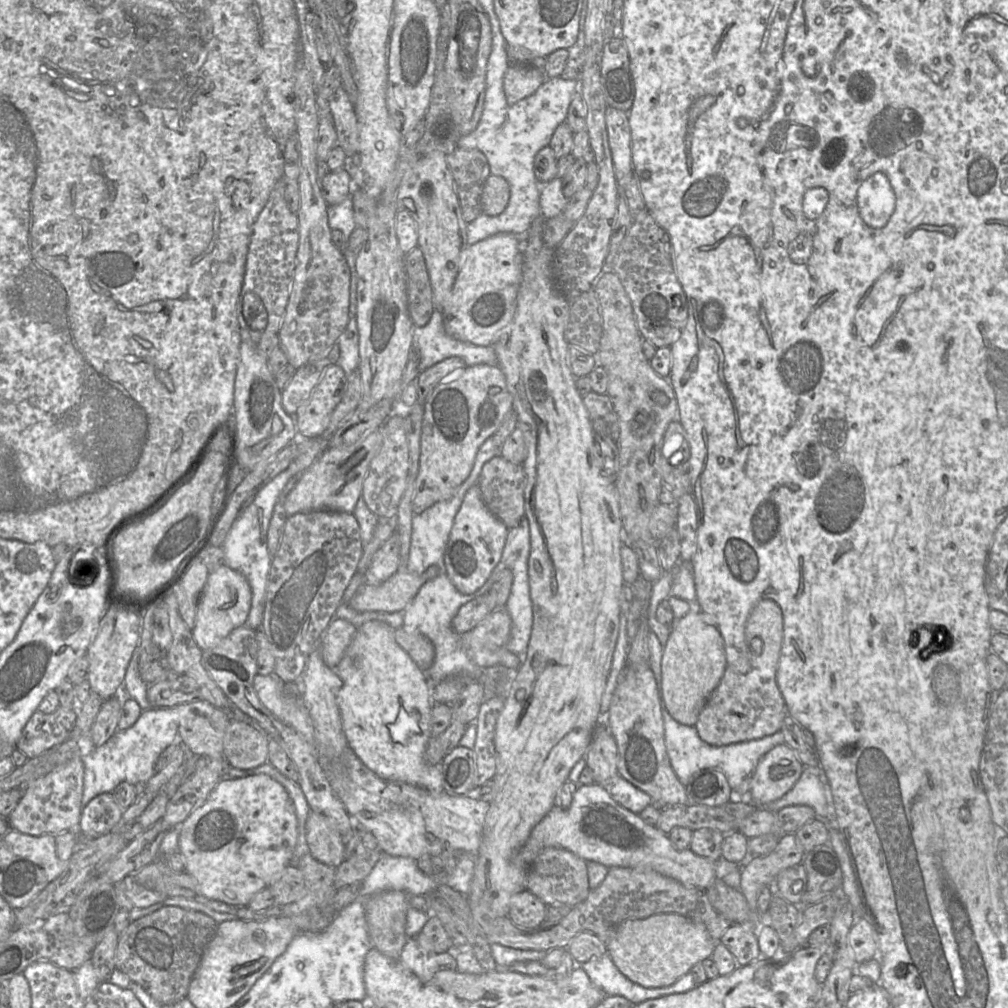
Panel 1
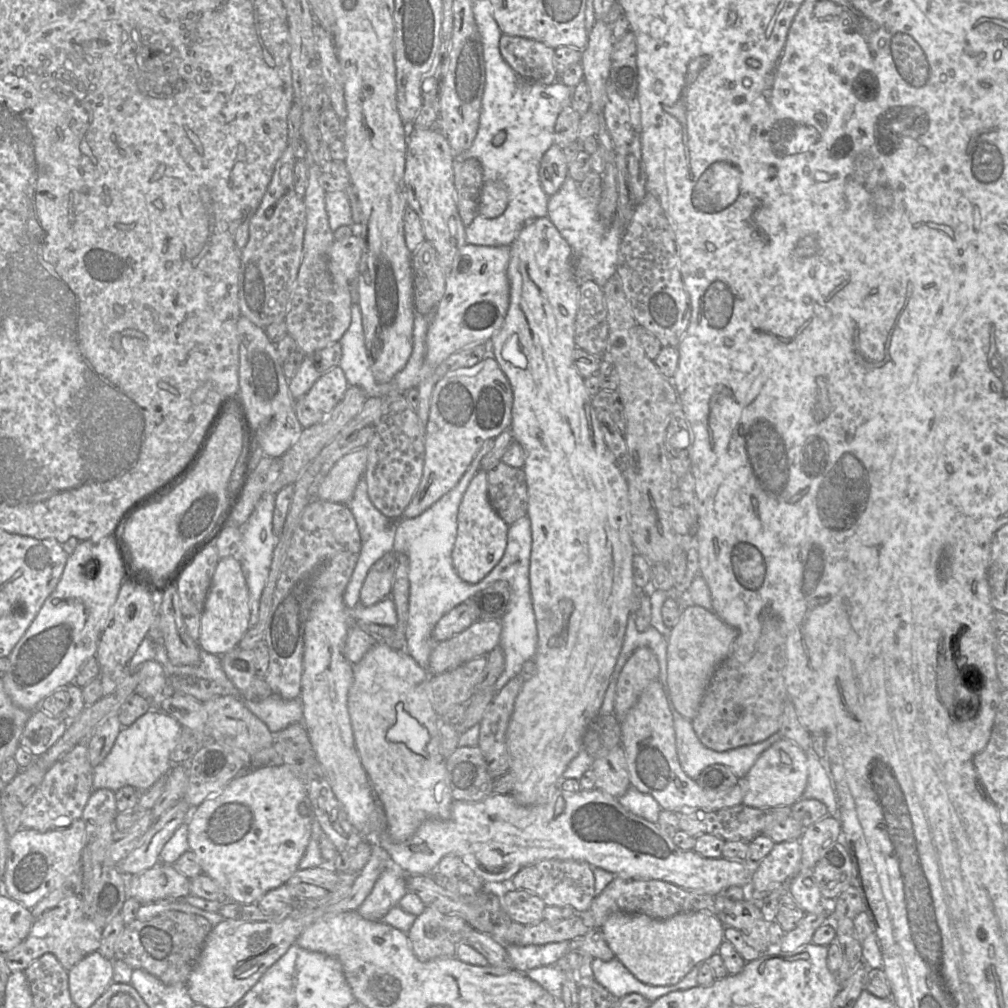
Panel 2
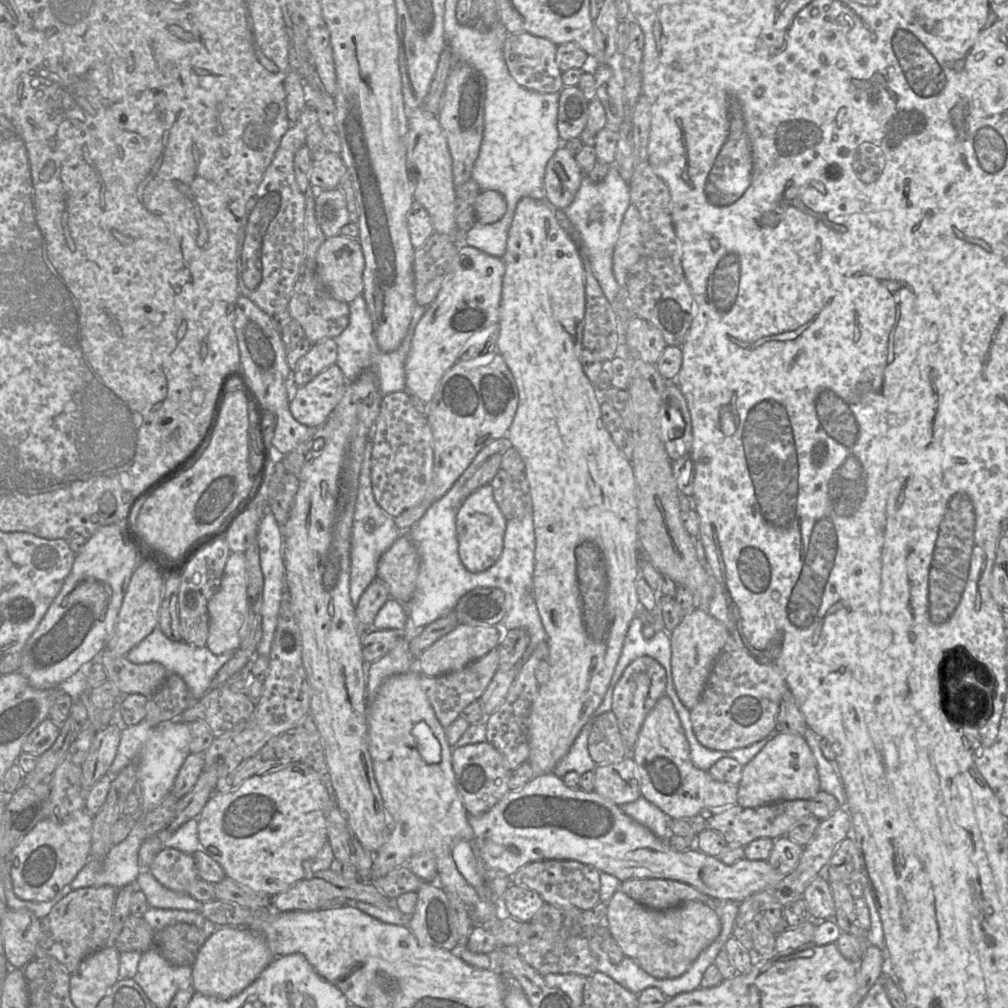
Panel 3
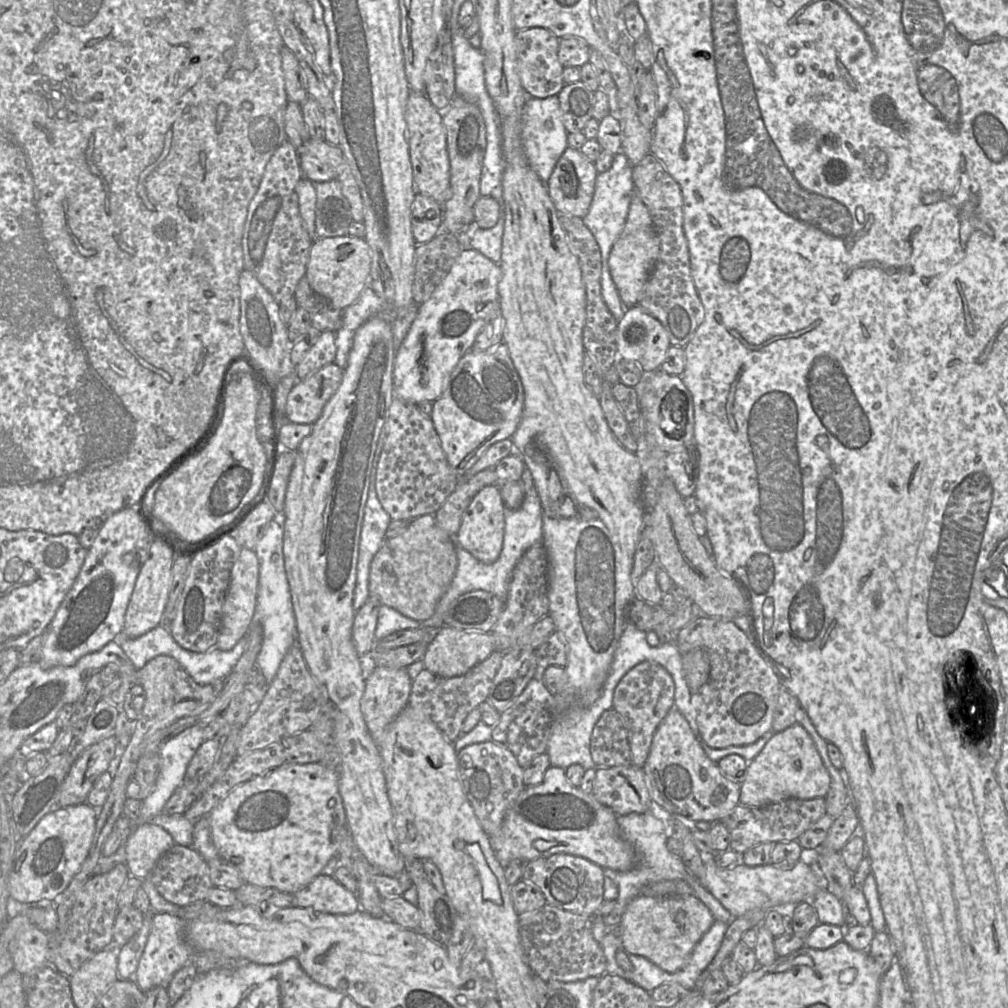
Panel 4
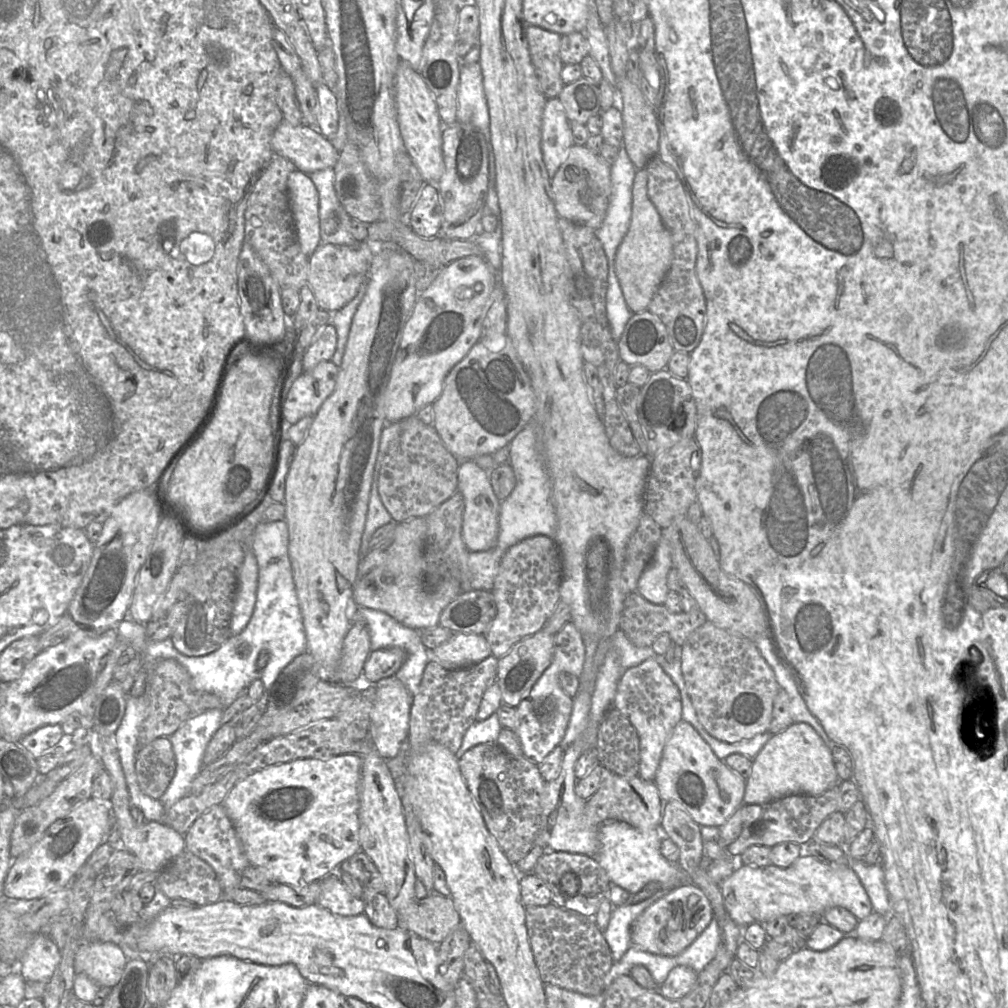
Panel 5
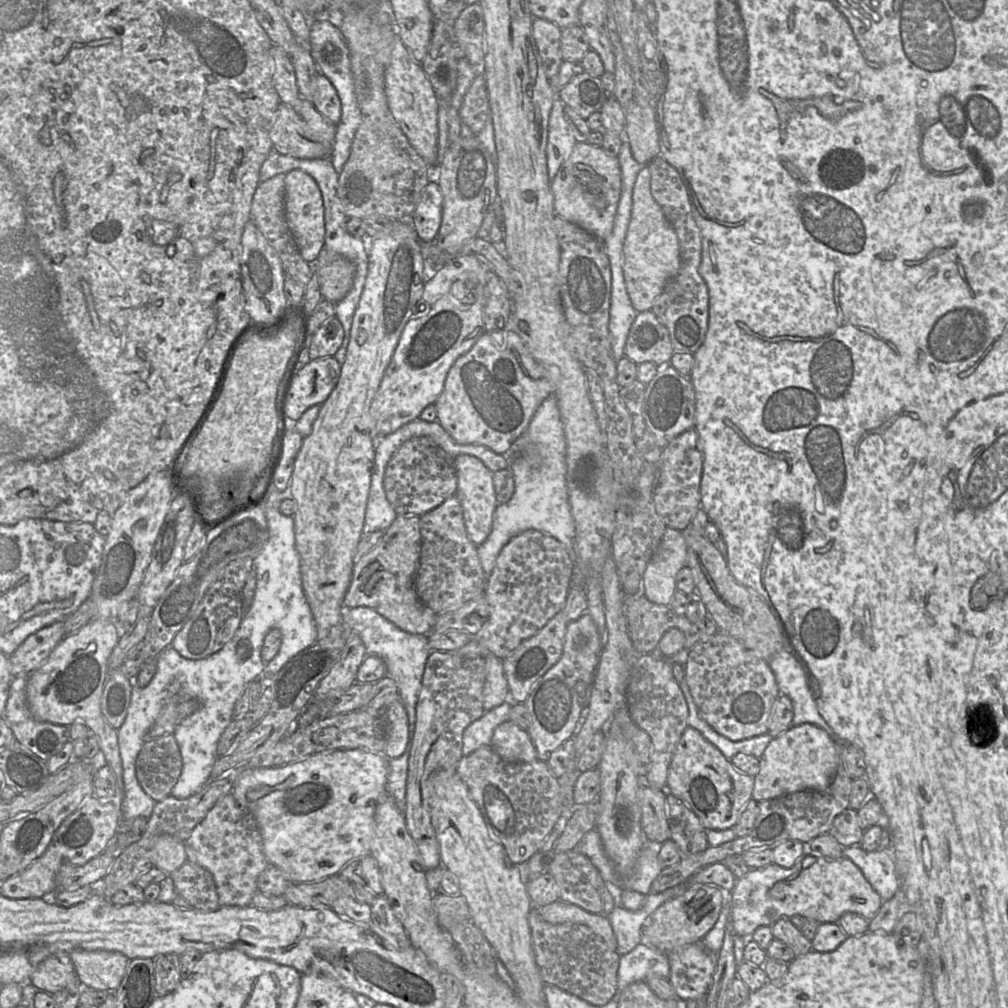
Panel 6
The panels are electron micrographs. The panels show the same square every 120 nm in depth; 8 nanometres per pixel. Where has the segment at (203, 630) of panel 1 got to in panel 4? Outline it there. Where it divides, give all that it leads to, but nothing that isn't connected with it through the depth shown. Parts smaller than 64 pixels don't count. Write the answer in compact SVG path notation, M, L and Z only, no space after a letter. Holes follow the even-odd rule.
M241 548L230 571L230 584L222 607L221 625L215 647L230 650L244 637L252 623L256 608L259 580L259 563L253 549Z

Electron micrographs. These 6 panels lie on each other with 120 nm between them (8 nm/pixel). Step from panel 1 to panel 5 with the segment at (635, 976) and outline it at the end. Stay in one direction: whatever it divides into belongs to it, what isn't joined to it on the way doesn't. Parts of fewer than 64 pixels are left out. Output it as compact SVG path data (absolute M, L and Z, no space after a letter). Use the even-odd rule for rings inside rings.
M695 884L671 889L639 915L632 927L631 946L653 954L676 956L702 933L713 917L708 898Z

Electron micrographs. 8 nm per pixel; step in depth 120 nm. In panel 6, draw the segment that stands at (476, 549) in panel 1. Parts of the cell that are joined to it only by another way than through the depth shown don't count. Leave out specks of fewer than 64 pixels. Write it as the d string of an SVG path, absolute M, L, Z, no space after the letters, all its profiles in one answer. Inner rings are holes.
M461 454L454 458L457 473L456 496L459 499L463 512L463 519L470 540L479 546L489 536L495 509L498 505L493 484L493 473L478 458Z

